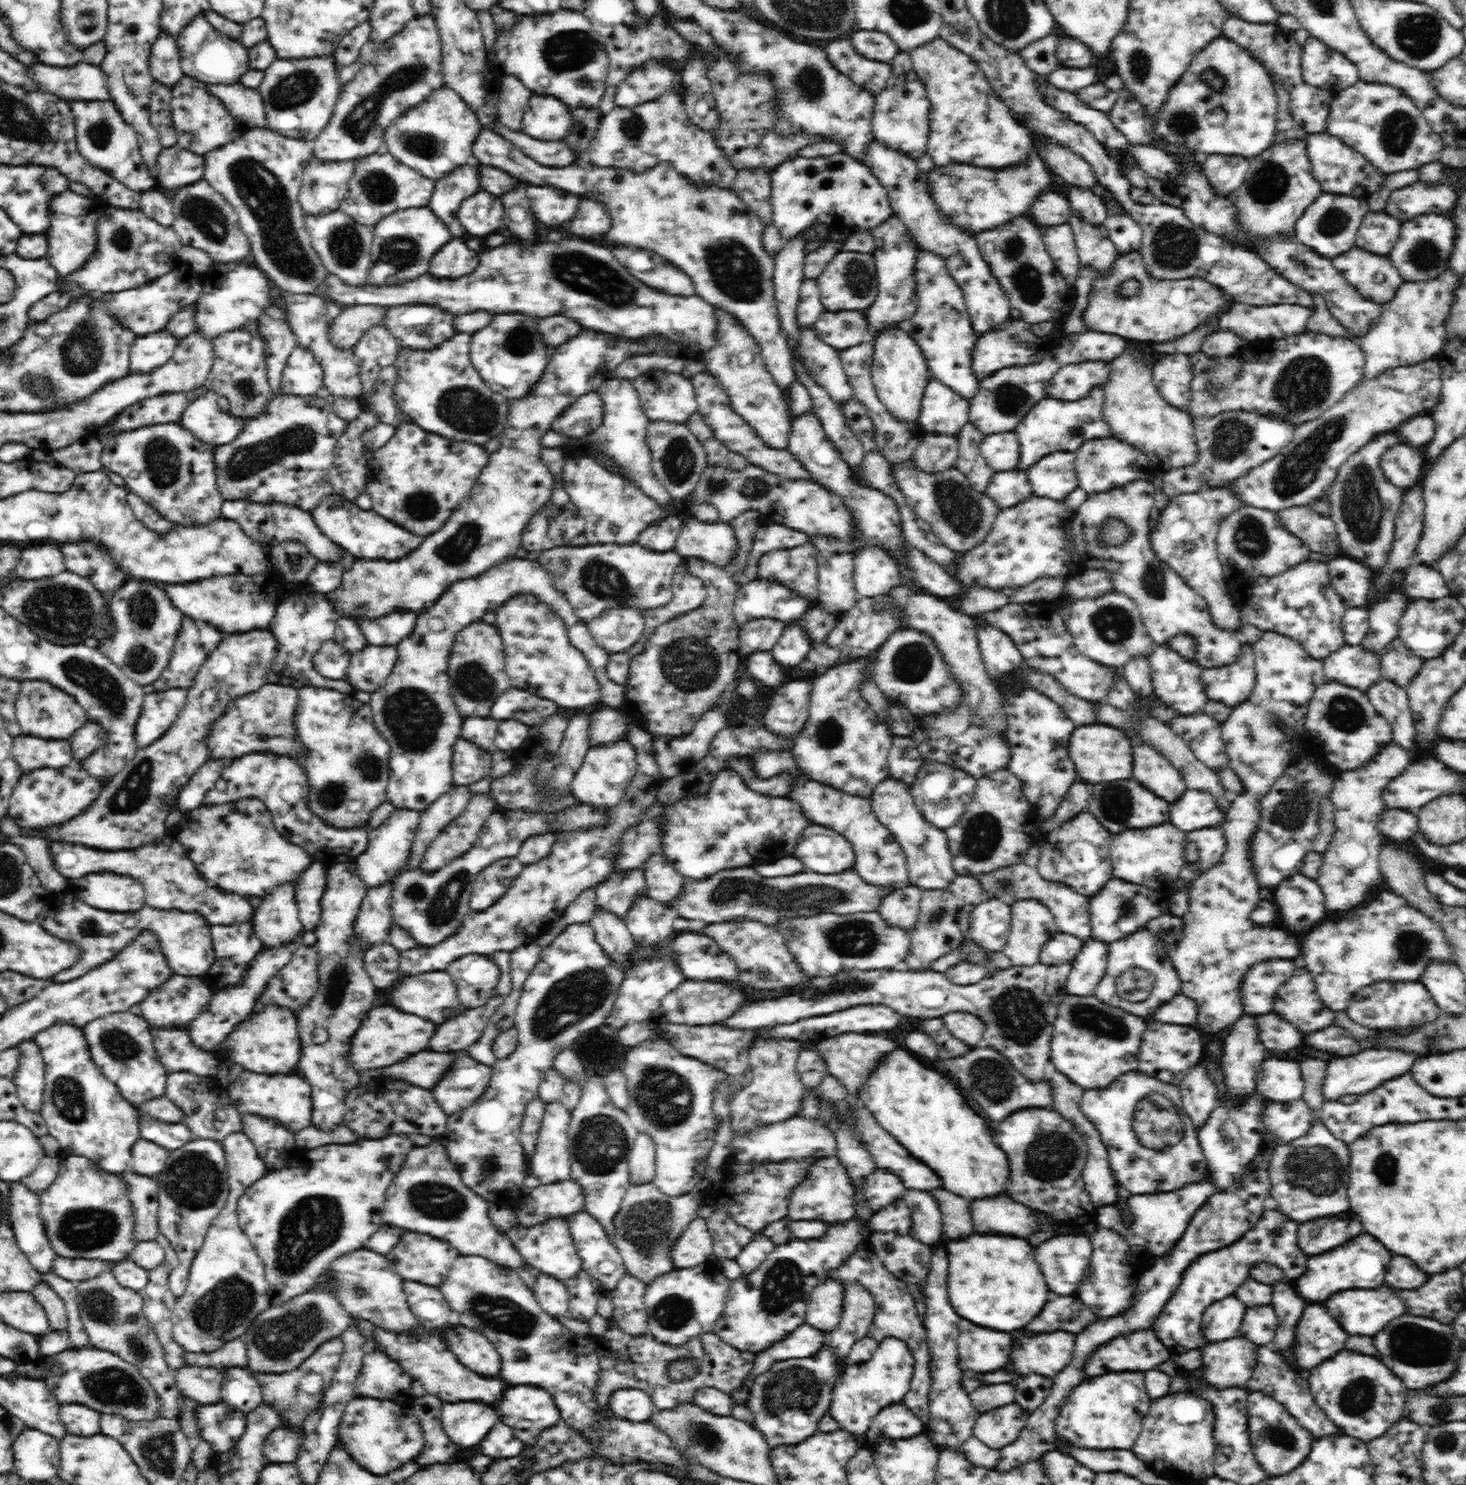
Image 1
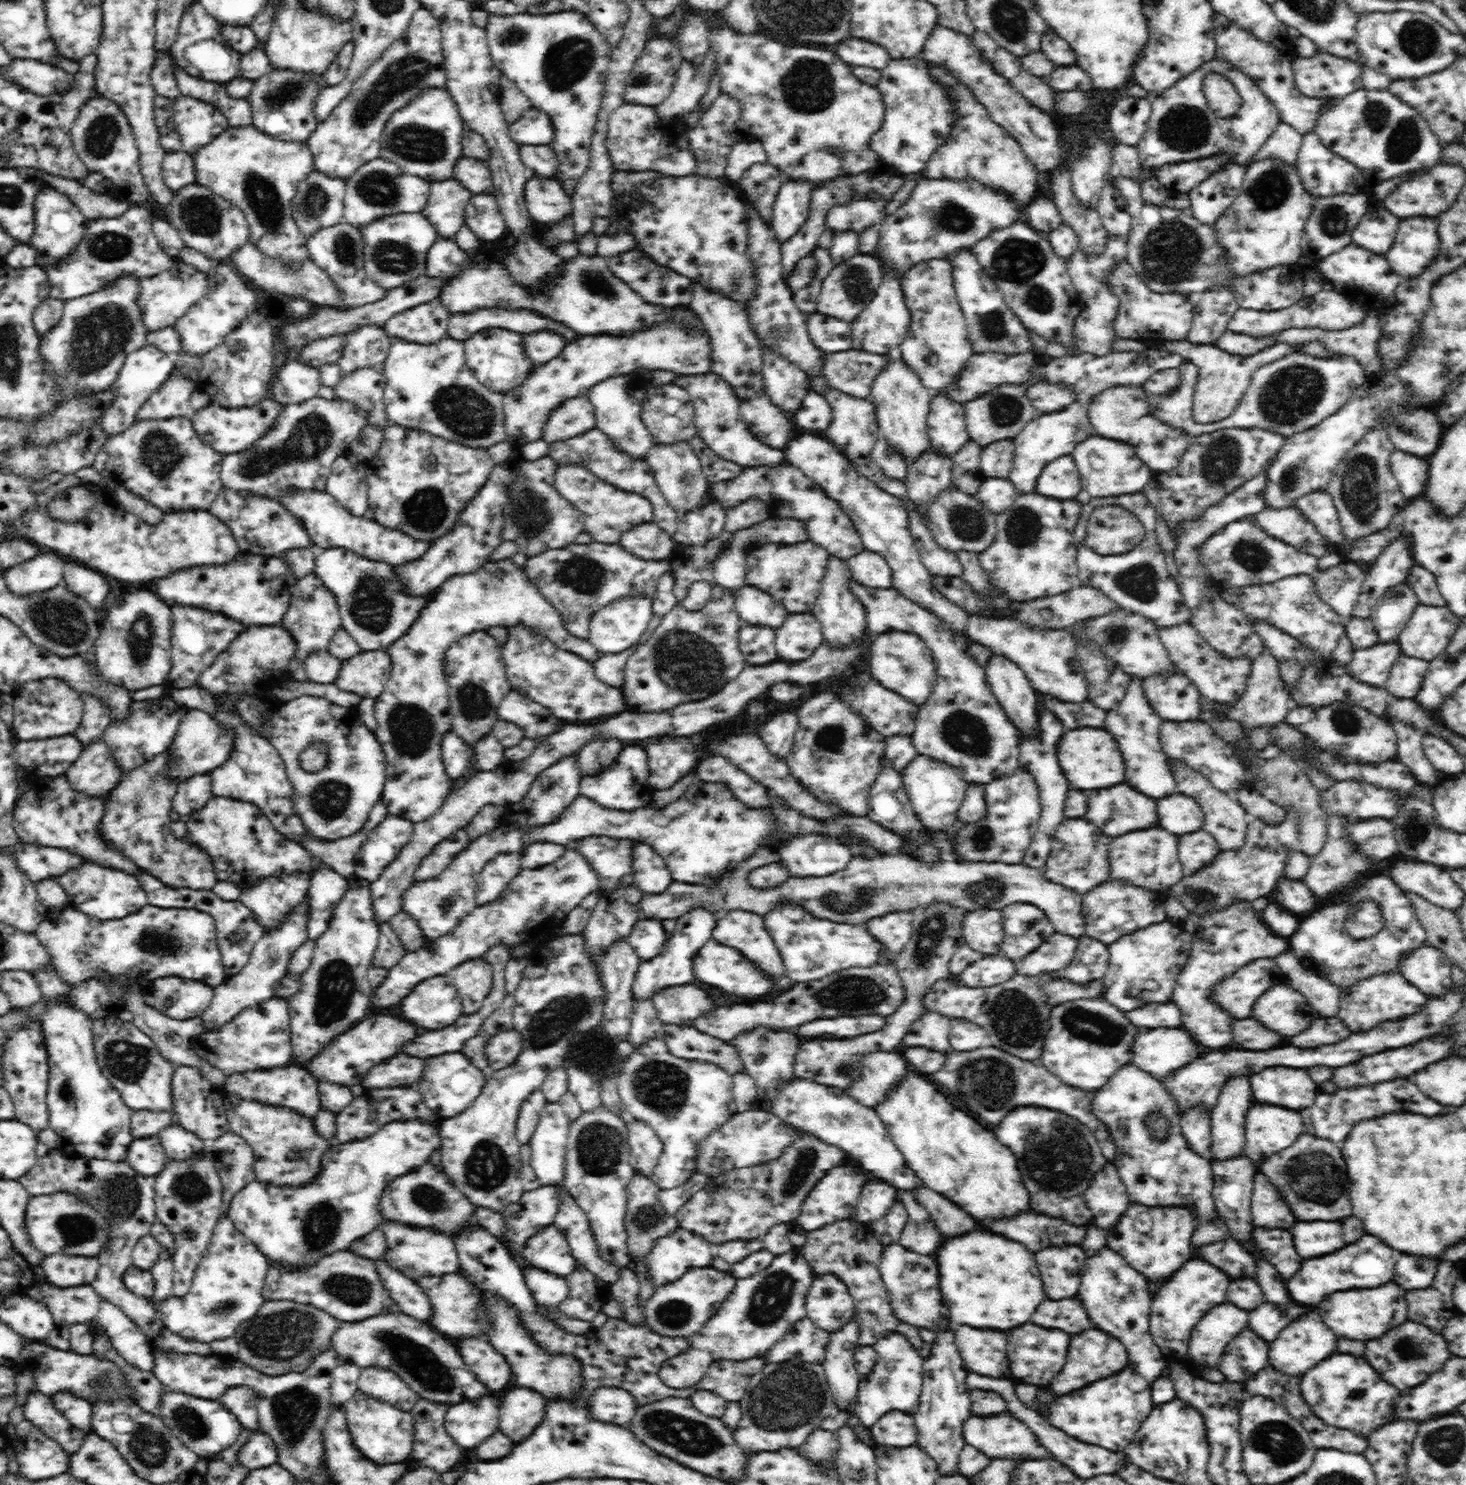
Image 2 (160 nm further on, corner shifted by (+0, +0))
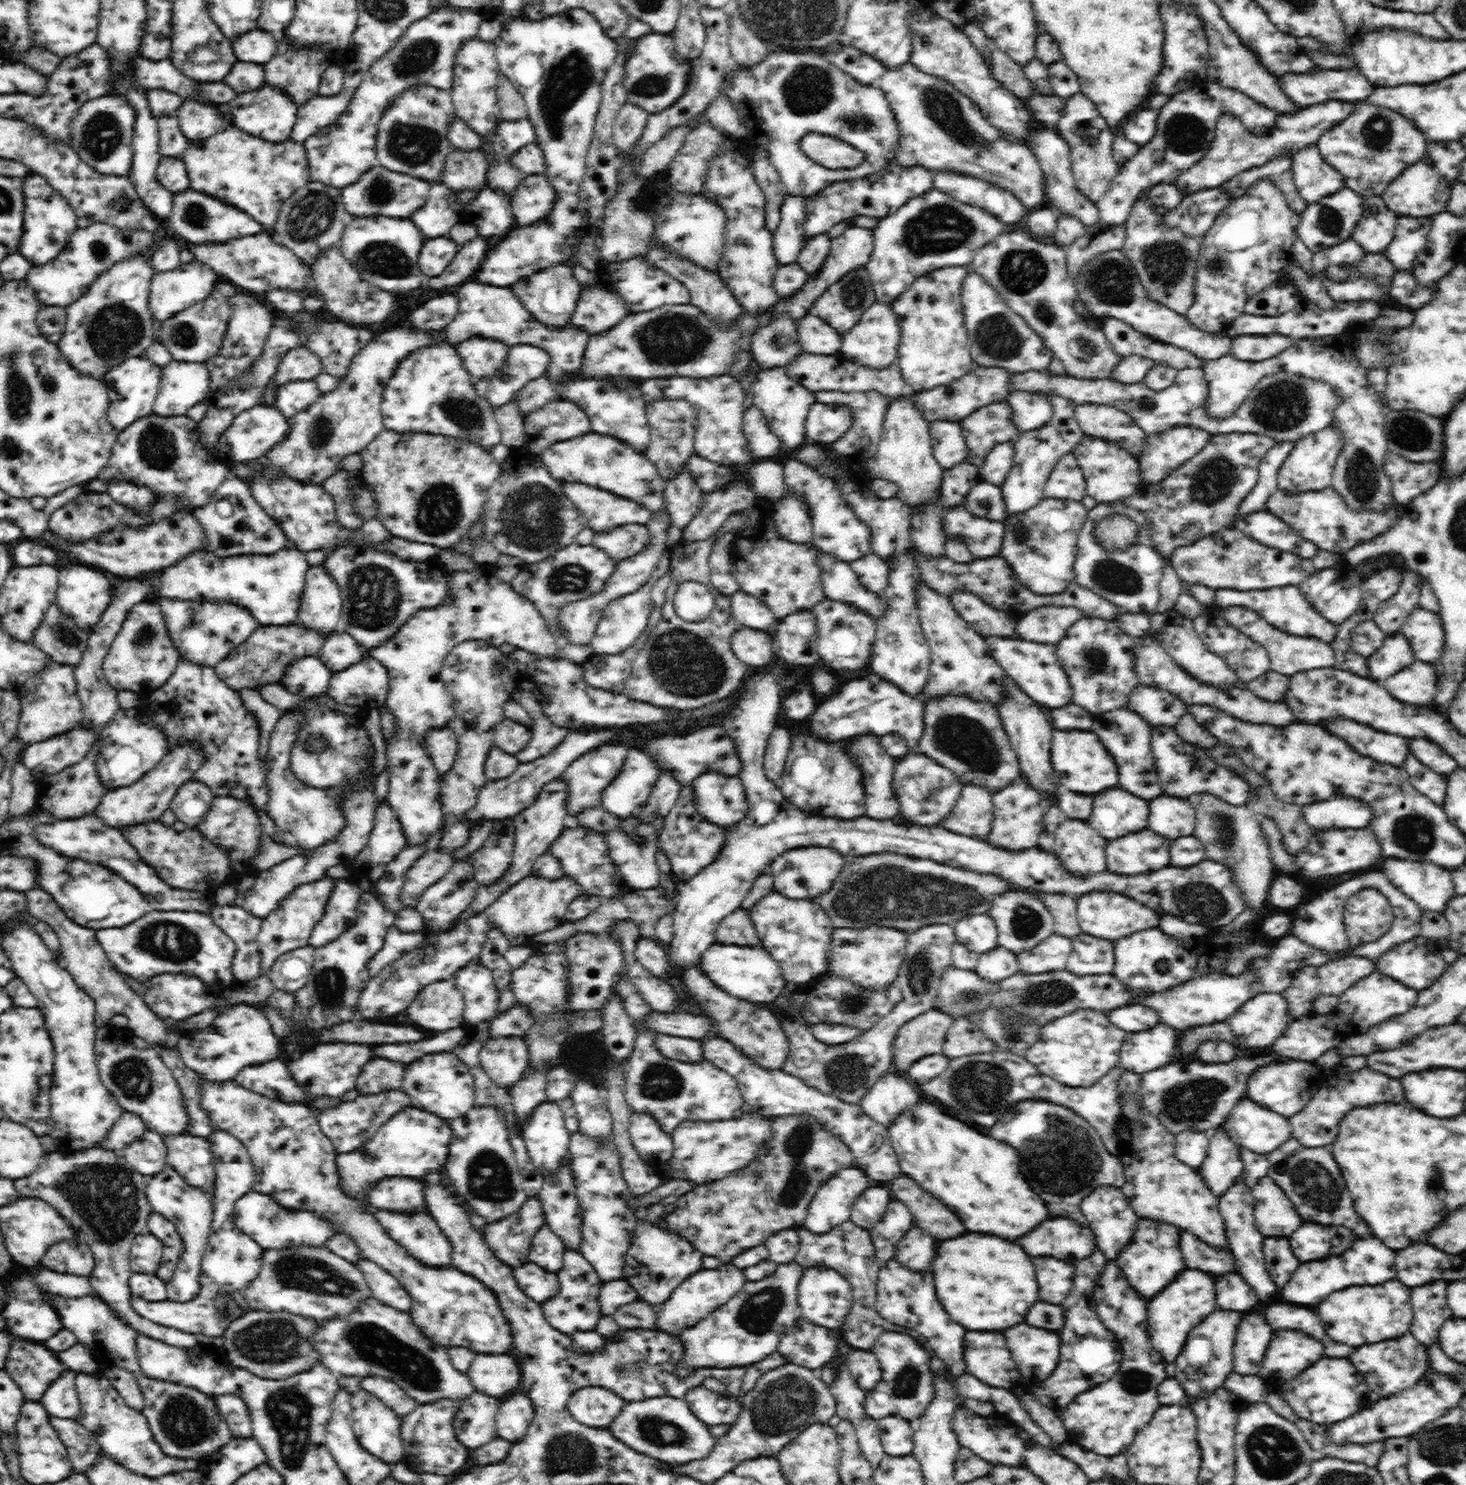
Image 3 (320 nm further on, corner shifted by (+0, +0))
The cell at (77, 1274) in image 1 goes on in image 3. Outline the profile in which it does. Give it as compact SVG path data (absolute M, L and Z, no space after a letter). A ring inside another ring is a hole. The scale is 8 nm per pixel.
M76 1238L52 1244L42 1256L41 1262L46 1269L60 1274L89 1277L94 1268L94 1257L90 1247Z

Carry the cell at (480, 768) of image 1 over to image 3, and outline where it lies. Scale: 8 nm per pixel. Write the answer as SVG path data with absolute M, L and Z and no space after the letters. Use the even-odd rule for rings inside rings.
M448 726L445 728L430 728L424 732L422 738L424 749L428 752L428 757L432 758L432 763L436 770L443 775L451 770L457 754L458 741L456 735Z

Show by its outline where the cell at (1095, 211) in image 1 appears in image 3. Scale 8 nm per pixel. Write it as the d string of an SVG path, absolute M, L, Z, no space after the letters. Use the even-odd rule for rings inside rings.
M1076 94L1064 99L1063 114L1054 129L1070 145L1071 169L1078 190L1092 202L1098 202L1121 166L1113 158L1114 135L1110 128L1106 127L1106 121L1092 101L1088 102L1084 94Z

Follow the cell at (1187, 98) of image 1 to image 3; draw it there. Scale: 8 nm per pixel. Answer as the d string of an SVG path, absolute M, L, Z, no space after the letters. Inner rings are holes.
M1208 80L1171 96L1171 100L1162 107L1157 118L1155 135L1143 147L1139 147L1133 158L1120 166L1118 174L1108 185L1104 196L1096 203L1100 221L1108 226L1124 225L1128 220L1134 203L1140 197L1146 196L1148 189L1157 184L1174 184L1174 180L1188 167L1196 165L1208 150L1215 137L1217 120L1224 114L1234 115L1246 127L1246 130L1255 135L1265 135L1274 128L1279 113L1256 102L1220 82Z

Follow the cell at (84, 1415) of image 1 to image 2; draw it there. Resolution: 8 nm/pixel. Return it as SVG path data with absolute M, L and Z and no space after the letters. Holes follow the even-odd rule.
M61 1391L54 1394L52 1399L56 1410L59 1410L72 1426L84 1432L91 1432L92 1405L84 1398L76 1397L70 1391Z

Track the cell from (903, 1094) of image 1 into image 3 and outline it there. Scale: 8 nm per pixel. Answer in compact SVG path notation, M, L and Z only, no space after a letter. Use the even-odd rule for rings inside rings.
M916 1102L907 1113L900 1114L888 1132L902 1173L914 1178L946 1206L952 1206L968 1232L992 1234L1016 1242L1024 1230L1032 1230L1036 1222L1051 1218L1046 1204L1020 1176L1020 1156L1014 1147L978 1134L964 1122L942 1114L934 1104Z

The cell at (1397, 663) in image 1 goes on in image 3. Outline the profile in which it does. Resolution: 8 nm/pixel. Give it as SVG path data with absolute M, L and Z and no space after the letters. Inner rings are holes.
M1416 661L1378 684L1397 701L1430 706L1436 692L1436 672L1431 663Z

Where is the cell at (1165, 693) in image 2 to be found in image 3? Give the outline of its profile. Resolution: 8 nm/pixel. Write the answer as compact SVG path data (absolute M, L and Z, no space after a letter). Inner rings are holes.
M1138 685L1124 704L1132 713L1140 714L1150 726L1174 727L1178 718L1186 713L1187 704L1170 691Z

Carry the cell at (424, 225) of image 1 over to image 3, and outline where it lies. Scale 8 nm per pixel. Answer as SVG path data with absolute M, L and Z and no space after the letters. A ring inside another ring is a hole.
M353 217L338 247L364 281L398 296L419 290L425 283L418 256L427 239L410 218Z

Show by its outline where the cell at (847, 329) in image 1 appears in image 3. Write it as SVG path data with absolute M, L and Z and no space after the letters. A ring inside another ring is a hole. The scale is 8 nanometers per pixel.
M804 315L796 323L798 345L804 353L813 355L838 354L842 345L840 333L816 315Z

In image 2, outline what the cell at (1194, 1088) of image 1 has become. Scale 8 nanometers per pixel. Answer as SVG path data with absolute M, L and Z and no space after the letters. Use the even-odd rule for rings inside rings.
M1190 1109L1181 1115L1180 1133L1188 1141L1188 1146L1201 1156L1208 1157L1211 1134L1211 1115L1200 1111L1200 1109Z

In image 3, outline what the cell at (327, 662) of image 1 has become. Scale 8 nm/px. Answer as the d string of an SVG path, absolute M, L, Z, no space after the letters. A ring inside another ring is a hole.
M308 655L290 662L279 684L300 697L316 698L326 692L331 678L332 671L318 655Z

